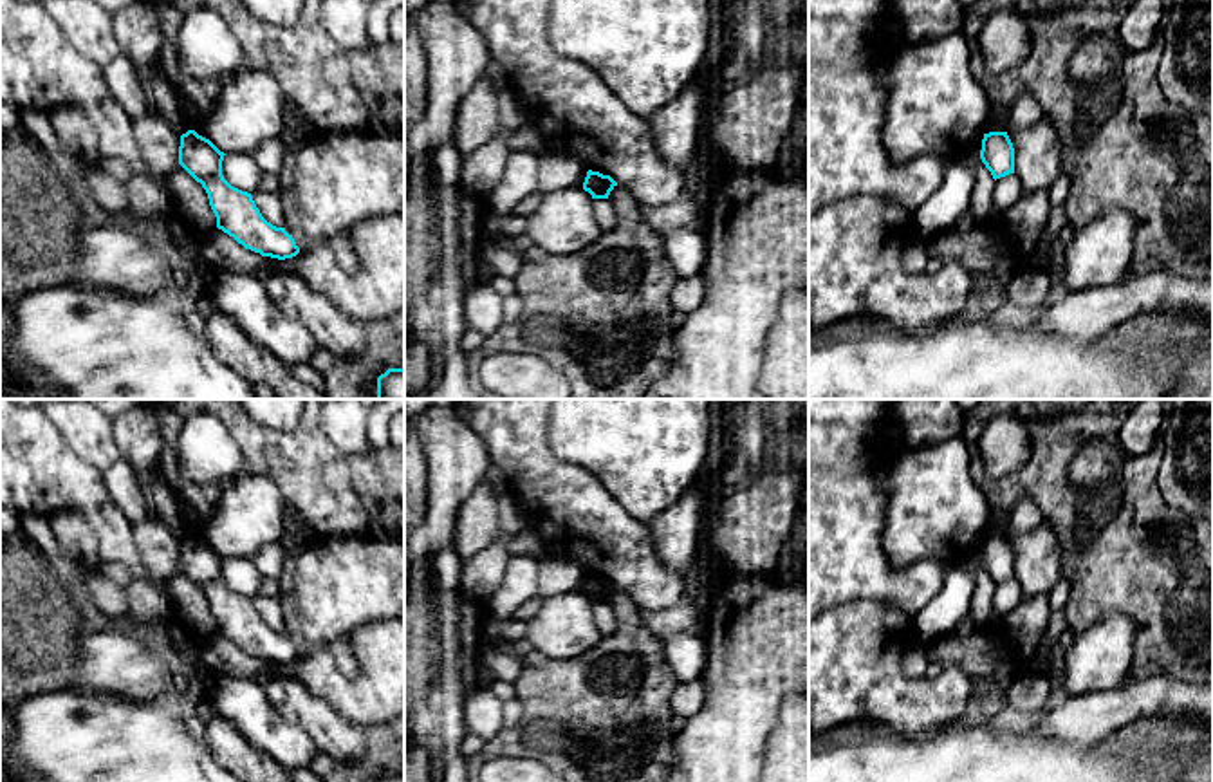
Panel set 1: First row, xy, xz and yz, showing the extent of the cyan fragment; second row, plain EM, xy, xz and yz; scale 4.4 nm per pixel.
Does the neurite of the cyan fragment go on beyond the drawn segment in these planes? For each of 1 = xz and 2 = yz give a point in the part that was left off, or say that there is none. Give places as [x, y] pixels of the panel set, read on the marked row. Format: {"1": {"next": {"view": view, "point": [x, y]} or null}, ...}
{"1": {"next": null}, "2": {"next": null}}

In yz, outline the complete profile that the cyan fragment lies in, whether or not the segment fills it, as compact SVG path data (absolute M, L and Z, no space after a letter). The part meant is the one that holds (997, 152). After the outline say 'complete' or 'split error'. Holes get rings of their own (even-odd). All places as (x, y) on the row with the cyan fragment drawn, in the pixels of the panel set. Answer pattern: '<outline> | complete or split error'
M1007 132L984 134L980 159L995 181L1014 173L1014 148Z | complete

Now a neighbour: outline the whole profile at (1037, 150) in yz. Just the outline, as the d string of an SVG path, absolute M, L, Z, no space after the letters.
M1042 117L1027 130L1016 130L1011 125L1007 135L1014 148L1014 173L1022 182L1022 193L1049 191L1061 173L1058 130Z

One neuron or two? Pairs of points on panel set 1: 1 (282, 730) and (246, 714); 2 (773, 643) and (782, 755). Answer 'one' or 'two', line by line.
1: one
2: two

